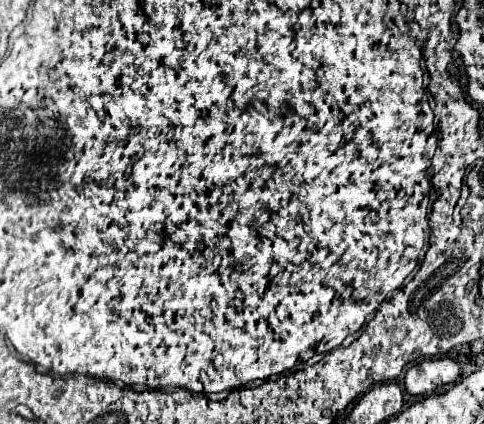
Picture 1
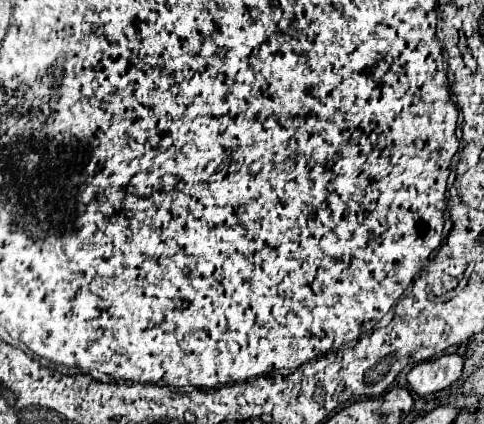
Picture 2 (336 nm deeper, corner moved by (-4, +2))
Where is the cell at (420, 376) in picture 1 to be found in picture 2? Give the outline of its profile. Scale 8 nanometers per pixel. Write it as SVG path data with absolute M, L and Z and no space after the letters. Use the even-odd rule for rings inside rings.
M443 355L415 365L407 373L407 381L417 395L429 395L449 387L461 375L461 371L463 371L461 355Z

